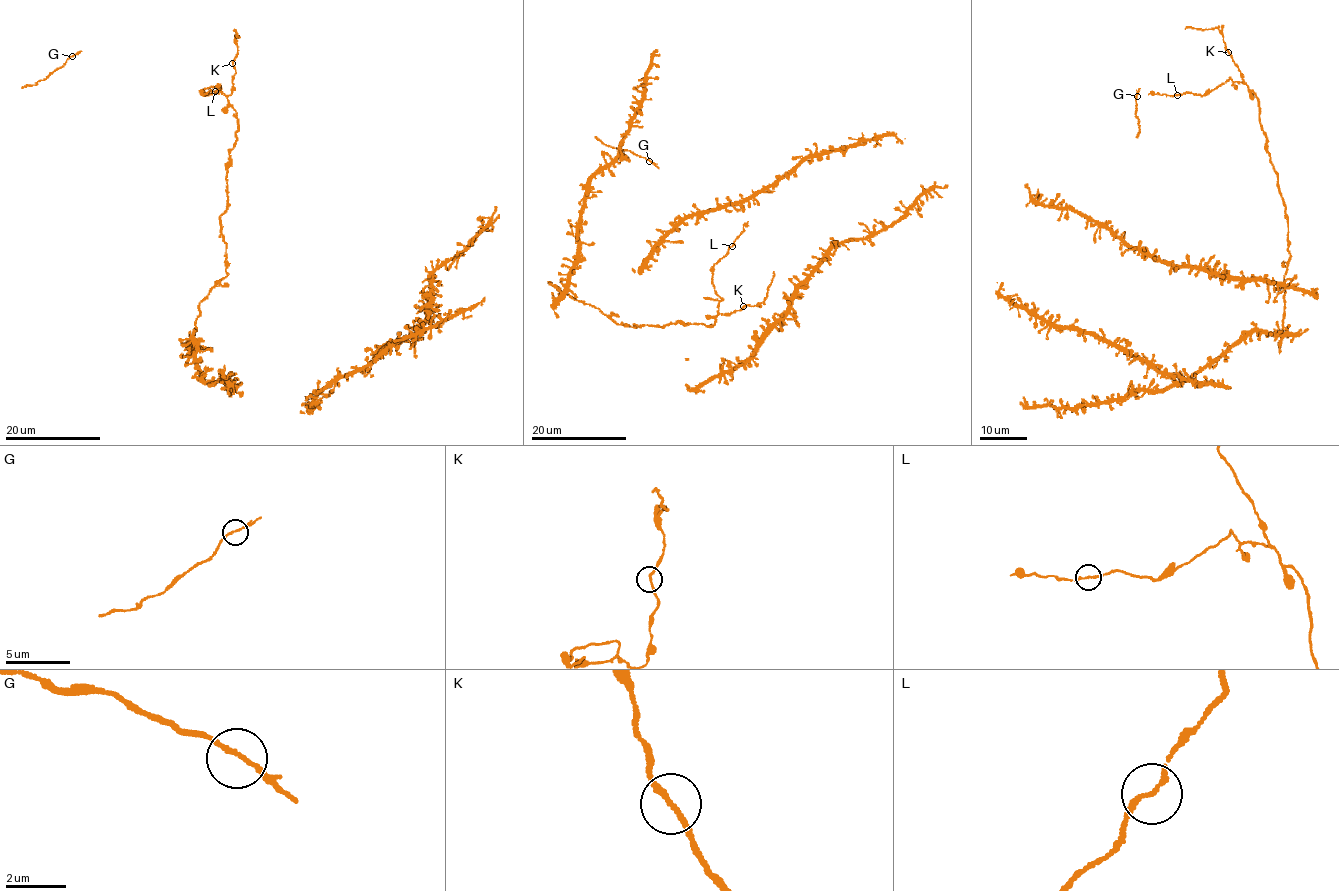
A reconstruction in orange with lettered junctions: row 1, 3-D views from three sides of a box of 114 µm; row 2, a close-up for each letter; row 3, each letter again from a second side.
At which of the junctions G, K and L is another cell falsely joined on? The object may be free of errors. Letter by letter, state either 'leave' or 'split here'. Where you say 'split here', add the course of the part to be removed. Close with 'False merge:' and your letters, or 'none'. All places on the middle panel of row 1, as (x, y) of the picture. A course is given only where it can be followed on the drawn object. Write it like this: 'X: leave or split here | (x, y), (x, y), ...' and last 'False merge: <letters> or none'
G: leave
K: leave
L: leave
False merge: none

